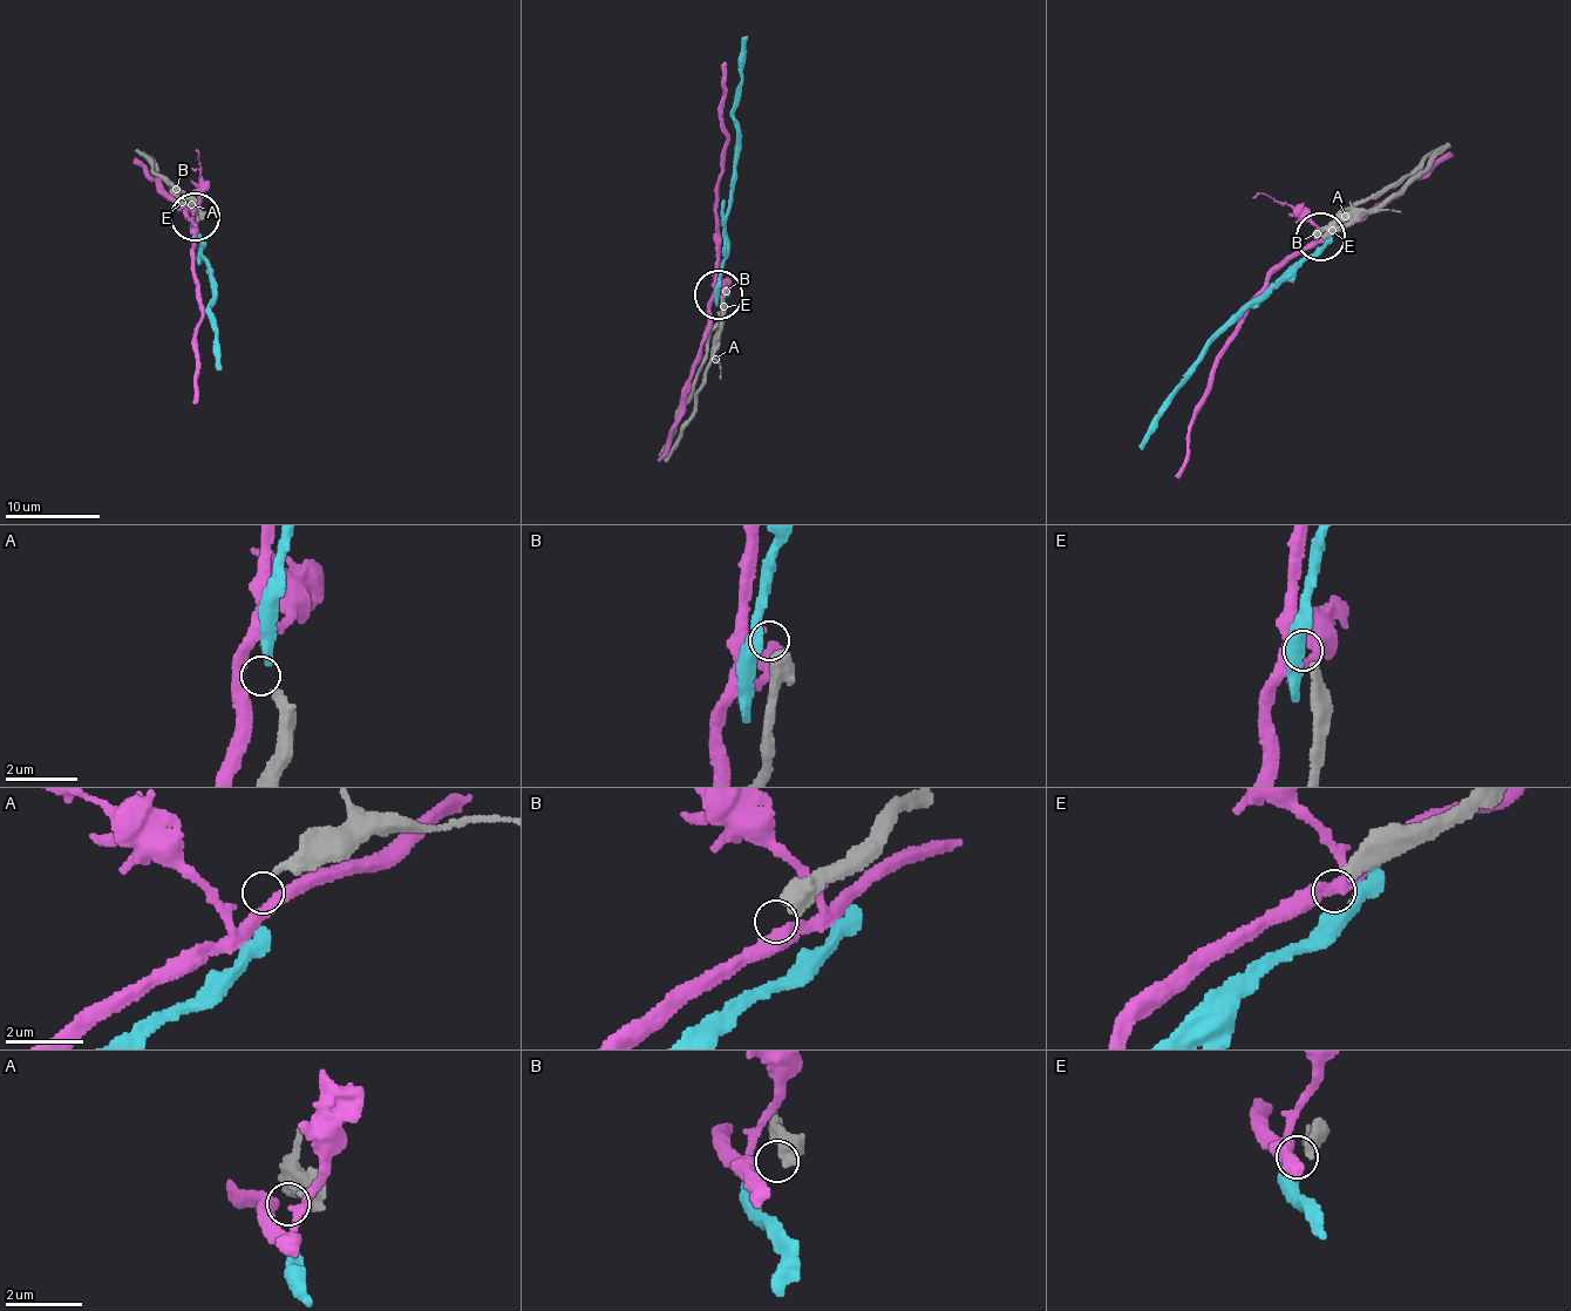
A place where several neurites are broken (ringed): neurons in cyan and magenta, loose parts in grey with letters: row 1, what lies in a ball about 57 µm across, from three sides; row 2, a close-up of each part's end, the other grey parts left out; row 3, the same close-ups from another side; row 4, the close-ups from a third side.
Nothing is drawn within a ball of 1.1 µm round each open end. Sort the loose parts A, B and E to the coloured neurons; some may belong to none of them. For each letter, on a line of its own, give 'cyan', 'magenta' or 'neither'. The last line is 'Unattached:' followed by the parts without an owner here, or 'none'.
A: magenta
B: neither
E: neither
Unattached: B, E

